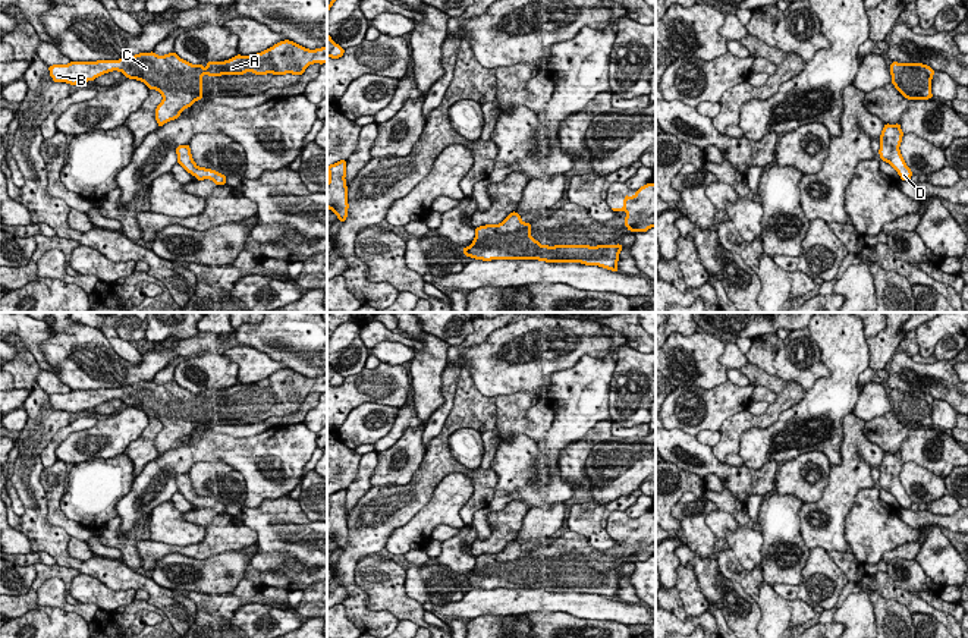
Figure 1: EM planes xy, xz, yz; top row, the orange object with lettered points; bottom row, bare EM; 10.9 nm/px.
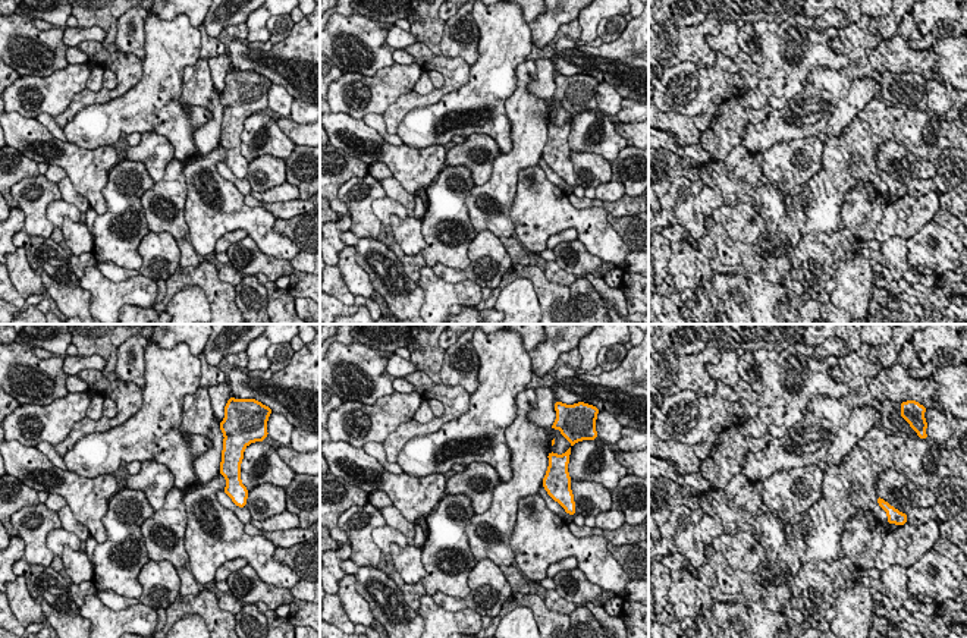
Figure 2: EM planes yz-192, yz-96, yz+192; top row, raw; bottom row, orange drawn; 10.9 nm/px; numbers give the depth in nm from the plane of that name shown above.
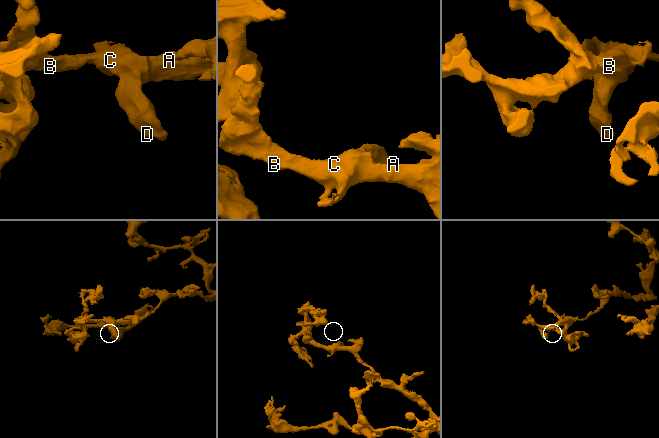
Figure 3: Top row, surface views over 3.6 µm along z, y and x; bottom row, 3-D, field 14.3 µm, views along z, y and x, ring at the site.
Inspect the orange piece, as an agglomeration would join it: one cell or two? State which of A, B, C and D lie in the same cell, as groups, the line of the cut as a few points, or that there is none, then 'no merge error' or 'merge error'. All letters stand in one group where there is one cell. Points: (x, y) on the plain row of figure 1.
A B C D | no cut | no merge error

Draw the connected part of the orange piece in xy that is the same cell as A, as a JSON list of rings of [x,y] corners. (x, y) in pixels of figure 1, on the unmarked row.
[[[285,368],[268,378],[252,384],[235,384],[226,390],[208,390],[207,396],[191,393],[176,381],[157,384],[139,381],[119,389],[97,390],[70,390],[69,393],[48,395],[50,405],[54,411],[70,414],[94,409],[95,406],[111,399],[122,400],[129,408],[144,411],[148,418],[157,418],[163,430],[155,437],[158,456],[180,444],[183,437],[191,436],[195,430],[202,428],[202,405],[208,403],[302,403],[312,392],[327,392],[327,375],[309,378]]]

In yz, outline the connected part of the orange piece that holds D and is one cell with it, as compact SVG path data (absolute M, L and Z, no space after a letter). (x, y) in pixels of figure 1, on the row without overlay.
M886 452L880 463L880 487L895 496L902 509L909 509L912 505L911 497L906 494L899 474L902 471L903 461L901 453Z

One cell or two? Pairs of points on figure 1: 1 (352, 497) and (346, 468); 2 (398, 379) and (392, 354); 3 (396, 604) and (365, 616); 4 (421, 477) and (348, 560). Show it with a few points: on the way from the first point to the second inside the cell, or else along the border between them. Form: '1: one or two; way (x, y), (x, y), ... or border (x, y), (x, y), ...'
1: two; border (361, 456), (357, 465), (357, 475), (346, 489)
2: two; border (382, 361), (390, 365), (401, 365)
3: two; border (358, 585), (370, 609), (389, 610), (399, 619)
4: one; way (404, 499), (393, 505), (368, 530), (365, 538)

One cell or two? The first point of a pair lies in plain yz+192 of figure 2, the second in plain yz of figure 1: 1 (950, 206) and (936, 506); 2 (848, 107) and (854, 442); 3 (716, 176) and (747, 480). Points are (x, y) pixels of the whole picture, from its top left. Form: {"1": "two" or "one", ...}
{"1": "two", "2": "two", "3": "two"}

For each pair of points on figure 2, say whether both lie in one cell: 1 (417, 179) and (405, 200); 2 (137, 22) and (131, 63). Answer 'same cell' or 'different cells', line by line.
1: different cells
2: different cells

